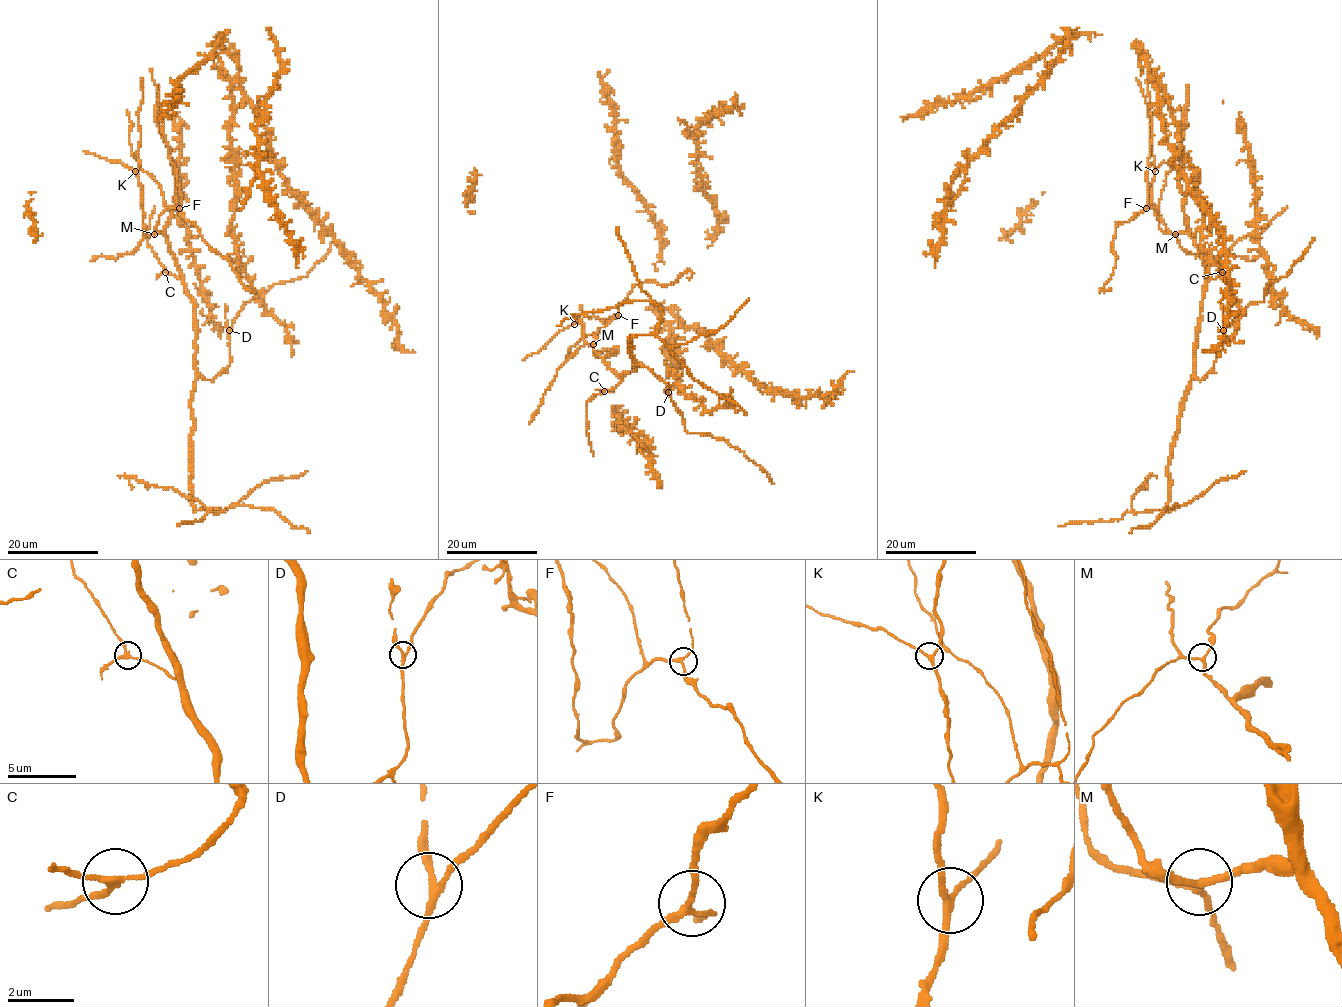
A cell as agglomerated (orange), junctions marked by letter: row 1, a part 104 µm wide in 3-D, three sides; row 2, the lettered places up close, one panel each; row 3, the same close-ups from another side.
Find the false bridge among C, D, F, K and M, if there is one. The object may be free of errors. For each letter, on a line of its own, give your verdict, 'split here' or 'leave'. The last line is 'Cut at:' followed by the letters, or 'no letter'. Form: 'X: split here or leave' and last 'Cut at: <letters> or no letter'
C: leave
D: leave
F: leave
K: leave
M: leave
Cut at: no letter

